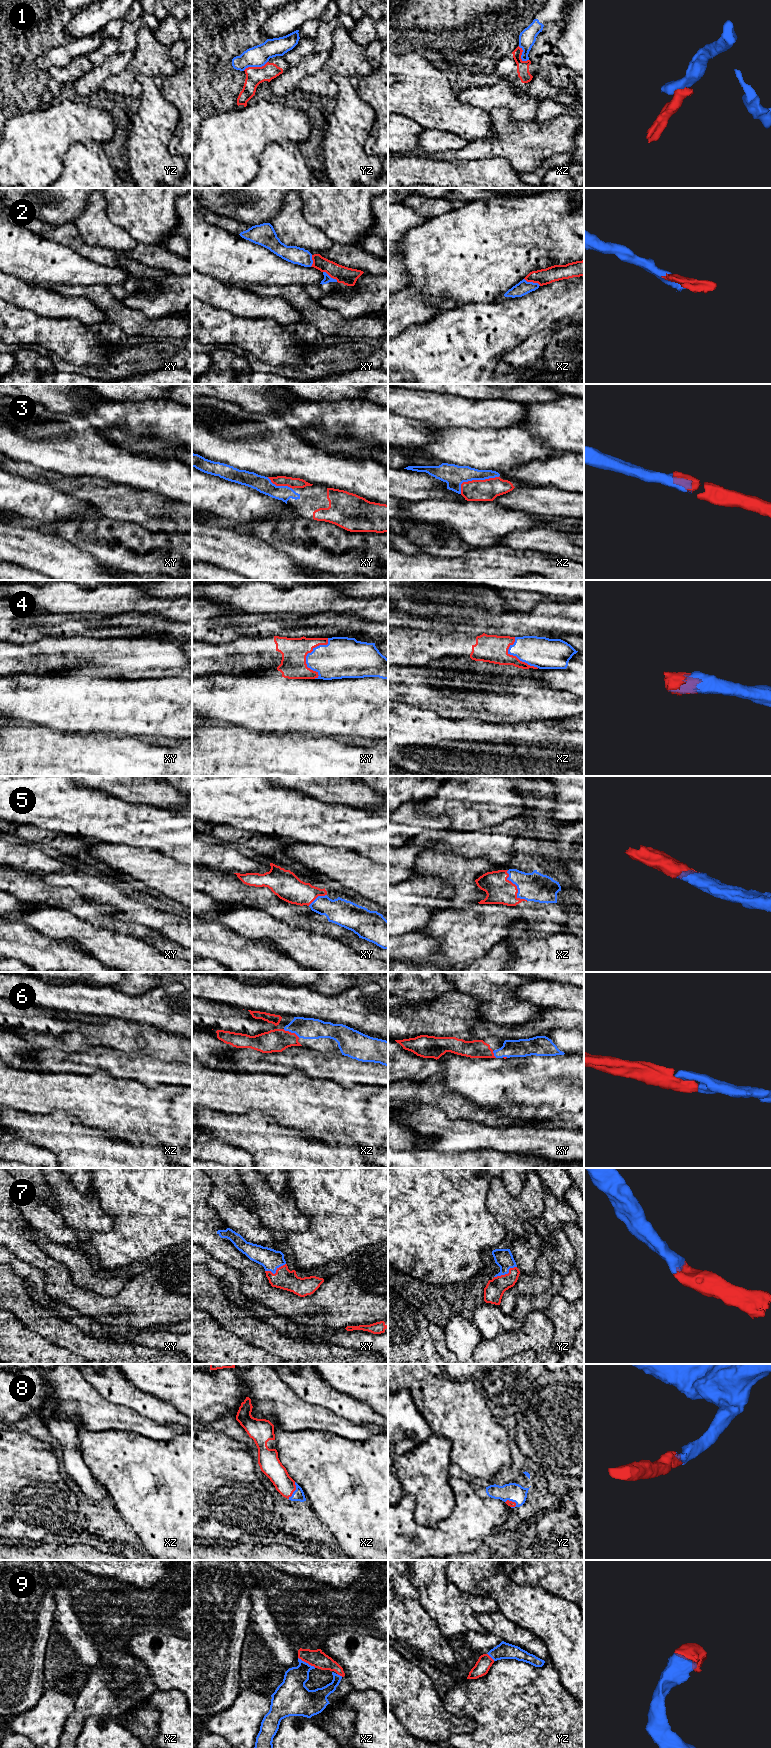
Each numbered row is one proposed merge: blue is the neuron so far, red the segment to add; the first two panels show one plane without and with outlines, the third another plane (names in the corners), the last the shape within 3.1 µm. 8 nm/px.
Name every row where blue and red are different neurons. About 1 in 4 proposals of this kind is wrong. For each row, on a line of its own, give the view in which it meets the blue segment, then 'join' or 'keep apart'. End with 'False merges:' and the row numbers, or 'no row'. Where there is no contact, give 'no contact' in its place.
1: meets blue in yz; keep apart
2: meets blue in xz; keep apart
3: meets blue in xz; join
4: meets blue in xy; join
5: meets blue in xz; join
6: meets blue in xz; join
7: meets blue in yz; join
8: meets blue in xz; join
9: meets blue in xz; join
False merges: 1, 2

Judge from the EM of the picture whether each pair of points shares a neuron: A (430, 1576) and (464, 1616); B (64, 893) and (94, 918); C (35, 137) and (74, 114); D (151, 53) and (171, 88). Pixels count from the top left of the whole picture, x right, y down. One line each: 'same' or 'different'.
A: same
B: same
C: same
D: different

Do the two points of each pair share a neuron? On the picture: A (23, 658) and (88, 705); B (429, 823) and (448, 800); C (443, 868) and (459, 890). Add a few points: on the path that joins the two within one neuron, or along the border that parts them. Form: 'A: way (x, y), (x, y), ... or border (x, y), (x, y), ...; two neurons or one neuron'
A: border (24, 672), (30, 675), (68, 676); two neurons
B: border (414, 804), (418, 813), (447, 816), (449, 830); two neurons
C: way (448, 873), (459, 885); one neuron

